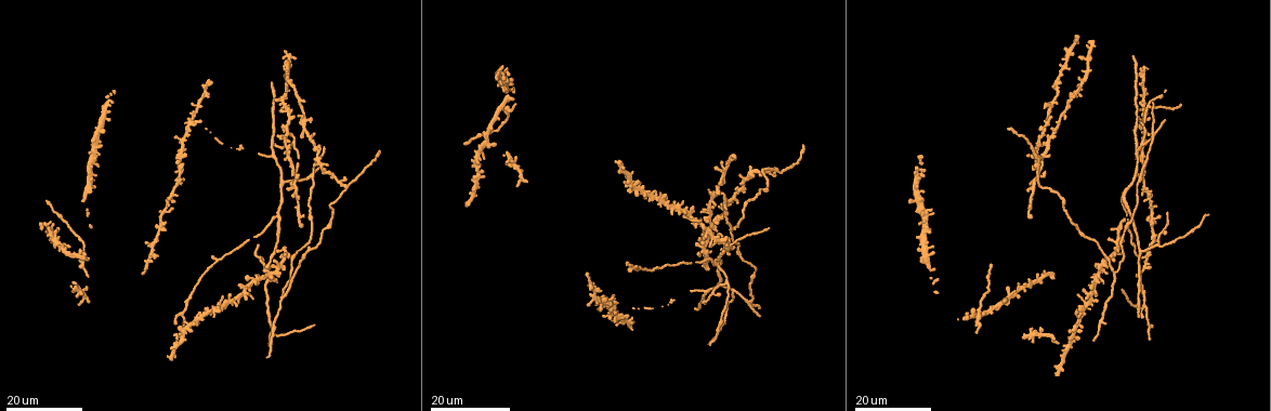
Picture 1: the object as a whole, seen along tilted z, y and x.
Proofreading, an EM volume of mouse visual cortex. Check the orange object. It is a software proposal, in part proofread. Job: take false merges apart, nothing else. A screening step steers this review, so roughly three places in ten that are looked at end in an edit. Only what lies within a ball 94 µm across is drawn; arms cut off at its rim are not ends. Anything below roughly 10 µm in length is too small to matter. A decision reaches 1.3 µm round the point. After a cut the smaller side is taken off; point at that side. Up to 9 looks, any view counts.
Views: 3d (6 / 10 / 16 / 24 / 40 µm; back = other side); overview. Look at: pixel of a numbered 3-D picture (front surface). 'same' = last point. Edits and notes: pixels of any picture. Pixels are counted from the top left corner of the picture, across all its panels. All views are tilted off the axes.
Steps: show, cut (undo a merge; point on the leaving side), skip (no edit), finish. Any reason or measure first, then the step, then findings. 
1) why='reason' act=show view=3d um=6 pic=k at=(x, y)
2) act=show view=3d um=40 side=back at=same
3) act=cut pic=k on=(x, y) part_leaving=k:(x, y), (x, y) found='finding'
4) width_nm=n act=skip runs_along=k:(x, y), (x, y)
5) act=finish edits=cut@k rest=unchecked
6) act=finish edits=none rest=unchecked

act=show view=3d um=24 pic=1 at=(1158, 245)

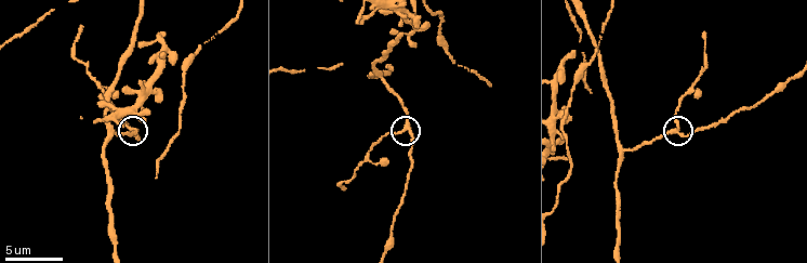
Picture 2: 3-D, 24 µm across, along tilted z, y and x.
act=show view=3d um=6 pic=2 at=(407, 126)

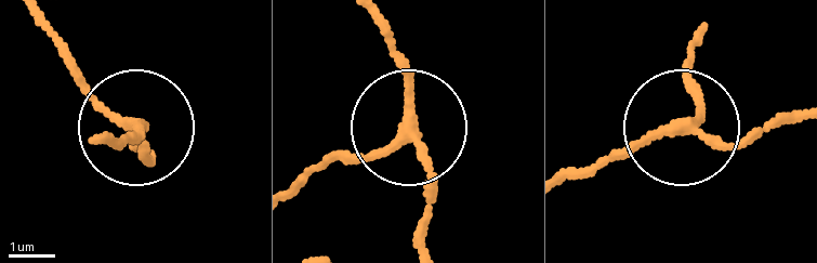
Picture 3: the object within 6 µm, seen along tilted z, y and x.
act=skip runs_along=3:(367, 13), (408, 114), (381, 150), (320, 166) found='one cell here'

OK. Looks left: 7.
why='looks like a crossing' act=show view=3d um=24 pic=1 at=(345, 184)

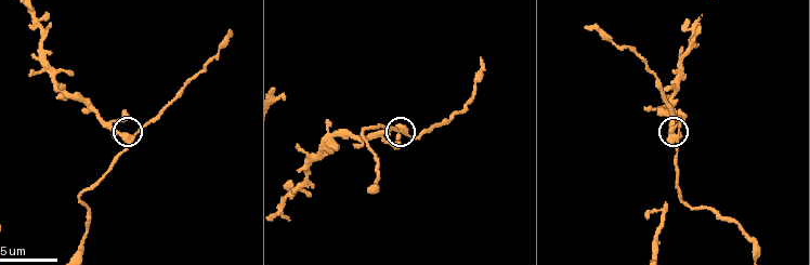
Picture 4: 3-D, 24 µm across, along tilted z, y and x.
act=show view=3d um=6 pic=4 at=(406, 131)

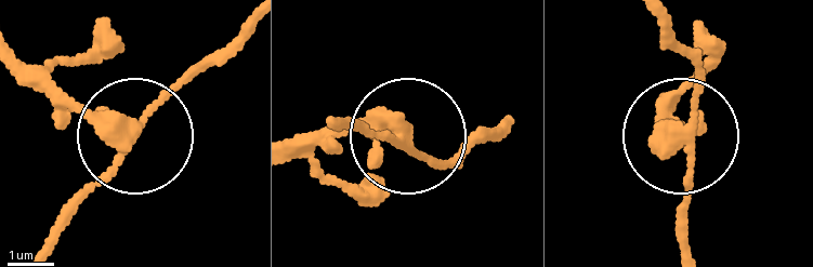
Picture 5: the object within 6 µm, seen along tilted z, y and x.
why='other side' act=show view=3d um=6 side=back pic=5 at=(402, 135)

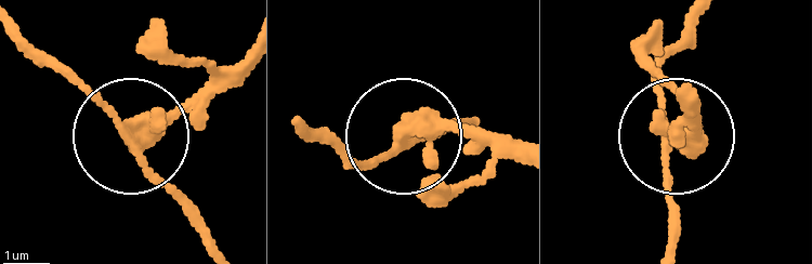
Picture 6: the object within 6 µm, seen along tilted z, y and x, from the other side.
arms=4 act=cut pic=6 on=(188, 106) part_leaving=6:(132, 127), (185, 111), (244, 57) found='a second cell is stuck on'

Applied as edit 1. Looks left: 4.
act=finish edits=cut@6 rest=unchecked

